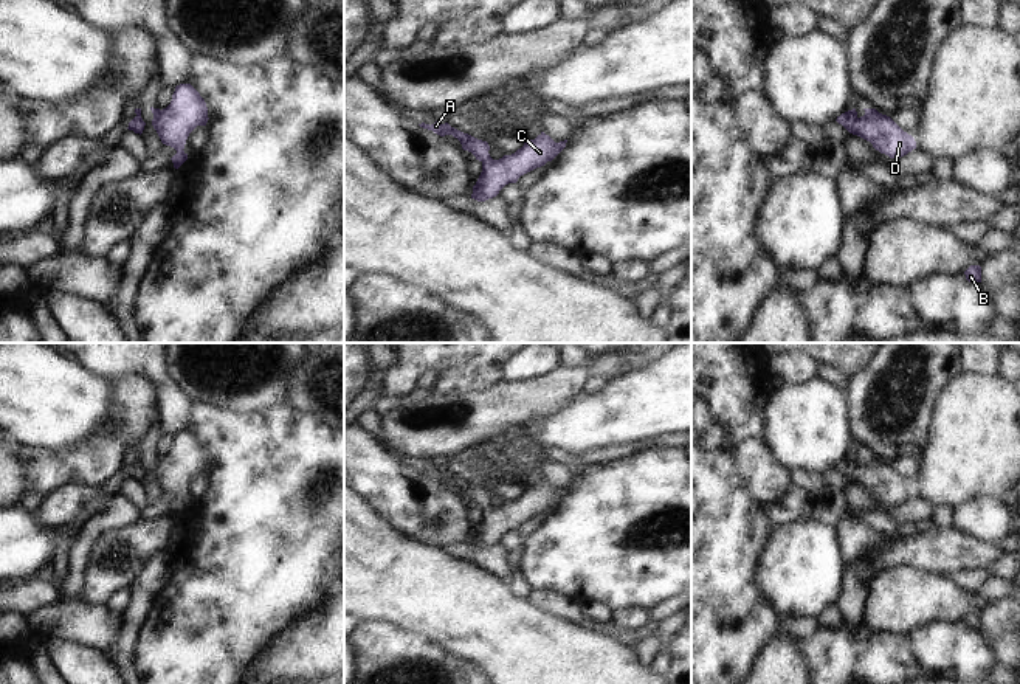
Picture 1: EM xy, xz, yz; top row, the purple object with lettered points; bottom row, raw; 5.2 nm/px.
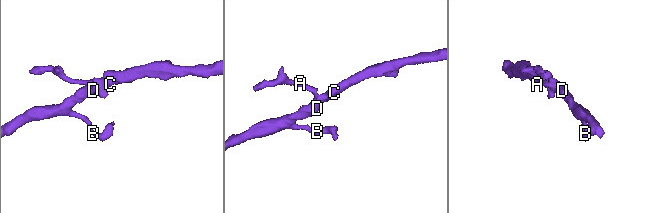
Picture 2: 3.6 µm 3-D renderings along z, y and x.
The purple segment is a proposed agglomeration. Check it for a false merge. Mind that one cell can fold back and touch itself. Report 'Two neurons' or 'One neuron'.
One neuron.

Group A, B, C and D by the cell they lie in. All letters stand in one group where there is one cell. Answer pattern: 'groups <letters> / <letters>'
groups A B C D

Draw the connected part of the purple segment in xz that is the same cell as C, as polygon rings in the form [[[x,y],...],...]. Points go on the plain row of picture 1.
[[[436,468],[431,473],[425,470],[419,473],[440,484],[453,482],[460,489],[463,498],[471,499],[482,510],[482,520],[471,541],[471,546],[477,549],[496,544],[505,532],[516,530],[521,523],[552,509],[567,490],[567,487],[555,490],[549,482],[541,479],[535,487],[526,489],[515,501],[493,507],[488,501],[490,493],[487,489],[463,481],[448,470],[440,472]]]

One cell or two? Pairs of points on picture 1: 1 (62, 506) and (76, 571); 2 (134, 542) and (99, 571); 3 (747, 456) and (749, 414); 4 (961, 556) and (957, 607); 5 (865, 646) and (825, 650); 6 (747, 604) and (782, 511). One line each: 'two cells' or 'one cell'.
1: two cells
2: one cell
3: two cells
4: two cells
5: one cell
6: two cells

